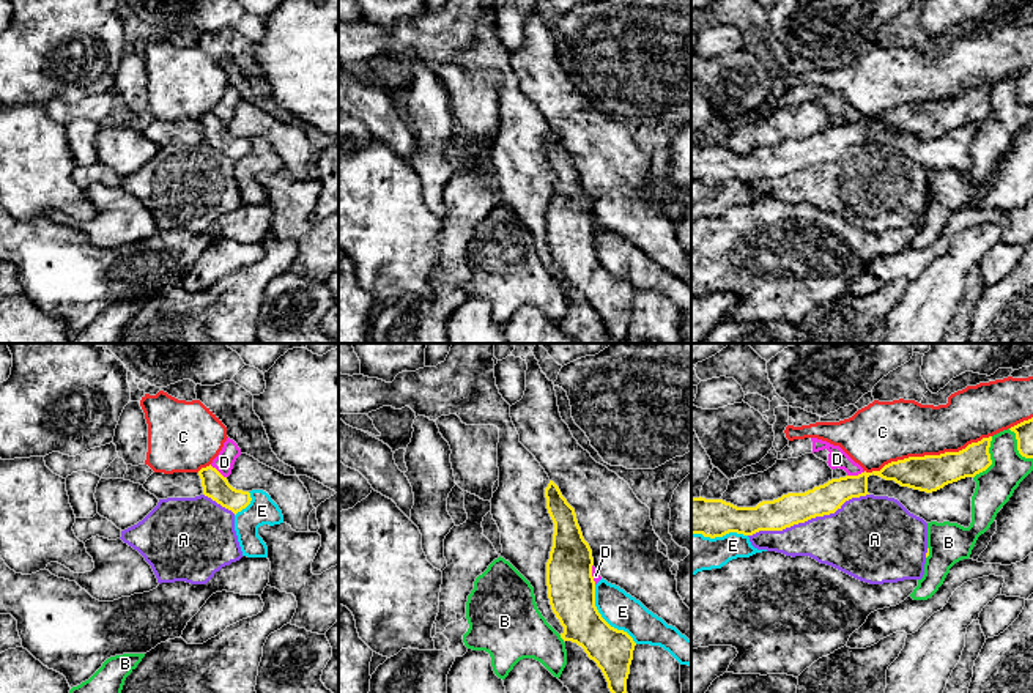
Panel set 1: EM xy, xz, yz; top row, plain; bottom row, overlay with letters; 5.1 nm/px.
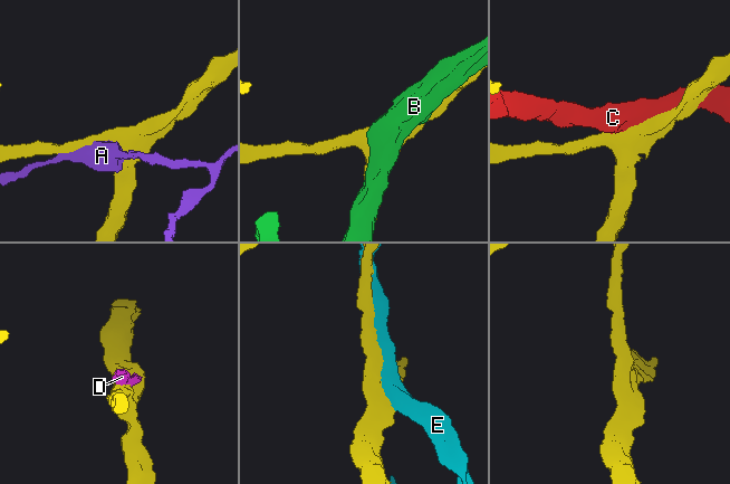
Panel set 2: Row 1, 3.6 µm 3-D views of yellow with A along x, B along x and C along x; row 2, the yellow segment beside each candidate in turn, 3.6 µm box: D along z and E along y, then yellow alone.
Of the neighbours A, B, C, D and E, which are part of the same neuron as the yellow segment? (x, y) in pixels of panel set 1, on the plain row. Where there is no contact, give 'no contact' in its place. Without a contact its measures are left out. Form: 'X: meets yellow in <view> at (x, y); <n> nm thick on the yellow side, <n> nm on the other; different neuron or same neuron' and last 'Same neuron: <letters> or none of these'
A: meets yellow in yz at (808, 166); 160 nm thick on the yellow side, 340 nm on the other; different neuron
B: meets yellow in yz at (989, 106); 160 nm thick on the yellow side, 190 nm on the other; different neuron
C: meets yellow in yz at (928, 103); 190 nm thick on the yellow side, 320 nm on the other; different neuron
D: meets yellow in yz at (855, 123); 160 nm thick on the yellow side, 100 nm on the other; different neuron
E: meets yellow in xz at (602, 265); 240 nm thick on the yellow side, 190 nm on the other; different neuron
Same neuron: none of these

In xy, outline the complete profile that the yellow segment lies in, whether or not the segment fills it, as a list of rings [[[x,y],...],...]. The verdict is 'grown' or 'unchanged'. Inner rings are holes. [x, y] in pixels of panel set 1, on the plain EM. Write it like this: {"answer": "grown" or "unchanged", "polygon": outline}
{"answer": "unchanged", "polygon": [[[211,112],[202,115],[198,123],[202,126],[203,142],[231,158],[235,162],[250,151],[250,140],[233,135],[227,124]]]}

